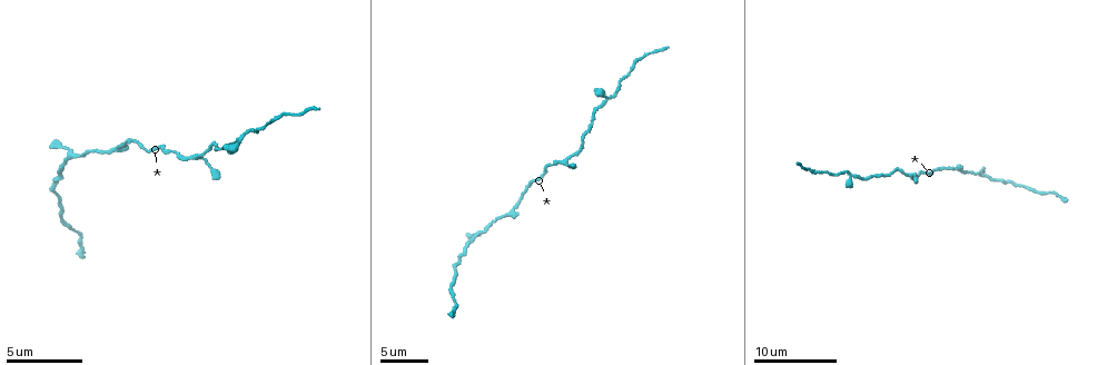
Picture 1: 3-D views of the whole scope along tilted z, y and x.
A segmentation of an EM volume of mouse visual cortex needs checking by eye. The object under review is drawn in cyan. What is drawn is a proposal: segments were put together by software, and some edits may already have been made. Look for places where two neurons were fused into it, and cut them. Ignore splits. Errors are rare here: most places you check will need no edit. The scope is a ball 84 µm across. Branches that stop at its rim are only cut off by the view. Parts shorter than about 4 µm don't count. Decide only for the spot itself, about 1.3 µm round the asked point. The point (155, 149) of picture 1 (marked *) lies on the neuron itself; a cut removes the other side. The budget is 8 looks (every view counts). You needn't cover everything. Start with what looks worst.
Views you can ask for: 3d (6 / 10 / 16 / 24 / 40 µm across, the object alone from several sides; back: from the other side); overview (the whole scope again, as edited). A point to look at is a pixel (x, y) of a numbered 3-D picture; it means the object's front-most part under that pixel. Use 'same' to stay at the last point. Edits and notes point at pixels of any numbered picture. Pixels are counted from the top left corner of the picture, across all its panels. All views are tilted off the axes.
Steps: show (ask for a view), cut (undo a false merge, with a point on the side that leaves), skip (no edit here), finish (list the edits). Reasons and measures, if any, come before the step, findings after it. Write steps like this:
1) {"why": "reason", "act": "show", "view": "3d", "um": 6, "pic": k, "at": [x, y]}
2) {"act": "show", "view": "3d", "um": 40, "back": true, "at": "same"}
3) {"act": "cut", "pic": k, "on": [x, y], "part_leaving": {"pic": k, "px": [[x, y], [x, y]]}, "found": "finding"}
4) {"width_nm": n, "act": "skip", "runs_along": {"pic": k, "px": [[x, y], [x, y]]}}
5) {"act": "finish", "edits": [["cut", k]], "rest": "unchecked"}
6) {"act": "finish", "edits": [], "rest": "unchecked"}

{"why": "thick turns thin", "act": "show", "view": "3d", "um": 10, "pic": 1, "at": [203, 157]}

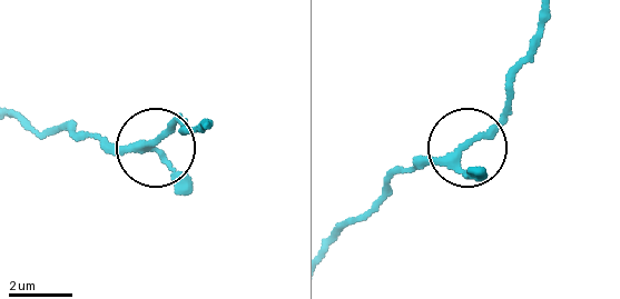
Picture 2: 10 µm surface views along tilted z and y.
{"act": "skip", "runs_along": {"pic": 2, "px": [[56, 131], [126, 147], [155, 142], [175, 122], [185, 127]]}, "found": "continuous, no second neuron"}

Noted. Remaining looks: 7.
{"why": "sudden change in width", "act": "show", "view": "3d", "um": 10, "pic": 1, "at": [841, 171]}

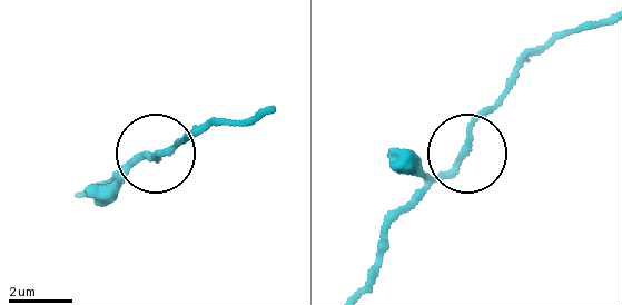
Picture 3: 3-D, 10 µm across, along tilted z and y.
{"act": "skip", "runs_along": {"pic": 3, "px": [[365, 283], [385, 239], [462, 165], [474, 121], [517, 75]]}, "found": "one neuron here"}

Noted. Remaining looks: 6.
{"why": "narrows sharply", "act": "show", "view": "3d", "um": 10, "pic": 1, "at": [455, 271]}

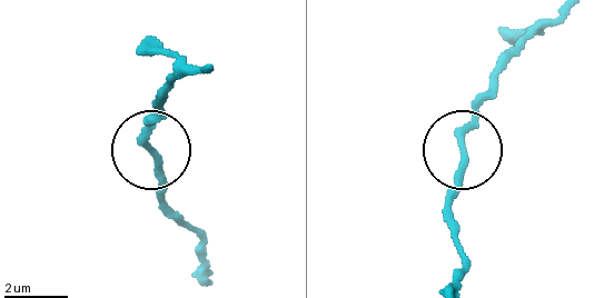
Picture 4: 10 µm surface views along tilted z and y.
{"width_nm": 200, "act": "skip", "runs_along": {"pic": 4, "px": [[547, 20], [477, 112], [445, 215]]}, "found": "one neuron here"}

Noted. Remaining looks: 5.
{"why": "sudden change in width", "act": "show", "view": "3d", "um": 10, "pic": 1, "at": [110, 151]}

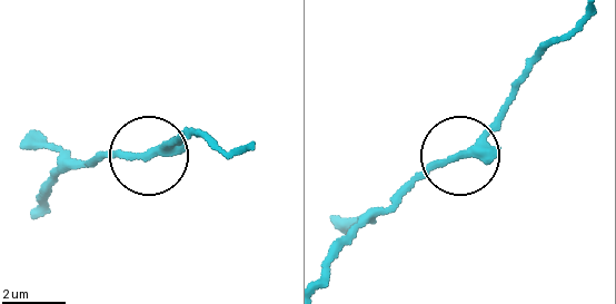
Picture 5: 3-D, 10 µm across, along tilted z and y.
{"act": "skip", "runs_along": {"pic": 5, "px": [[565, 40], [538, 48], [469, 145], [374, 209]]}, "found": "continuous, no second neuron"}

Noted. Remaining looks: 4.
{"act": "finish", "edits": [], "rest": "unchecked"}

